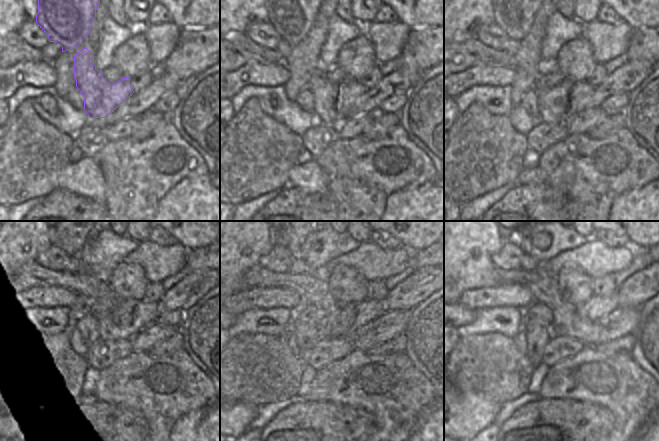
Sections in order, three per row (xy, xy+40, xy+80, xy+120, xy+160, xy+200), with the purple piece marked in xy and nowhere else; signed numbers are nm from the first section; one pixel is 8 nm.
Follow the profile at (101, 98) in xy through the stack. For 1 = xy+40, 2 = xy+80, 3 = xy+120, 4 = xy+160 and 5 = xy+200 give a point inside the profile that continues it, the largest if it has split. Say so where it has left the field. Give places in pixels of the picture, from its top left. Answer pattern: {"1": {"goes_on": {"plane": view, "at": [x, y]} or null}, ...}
{"1": {"goes_on": {"plane": "xy+40", "at": [331, 101]}}, "2": {"goes_on": {"plane": "xy+80", "at": [558, 104]}}, "3": {"goes_on": {"plane": "xy+120", "at": [130, 316]}}, "4": {"goes_on": {"plane": "xy+160", "at": [353, 316]}}, "5": {"goes_on": {"plane": "xy+200", "at": [598, 306]}}}

